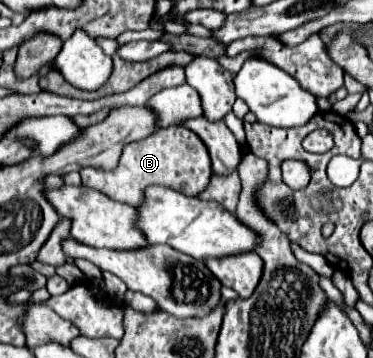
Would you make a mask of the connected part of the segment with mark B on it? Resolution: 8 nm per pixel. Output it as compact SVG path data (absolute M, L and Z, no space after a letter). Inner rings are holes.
M168 127L164 131L156 131L156 135L148 135L146 139L128 143L122 151L120 163L114 171L80 171L82 183L90 189L102 191L114 201L128 203L132 207L140 207L144 203L144 191L152 185L170 187L190 197L198 197L212 179L212 165L206 145L198 135L194 135L188 127Z

